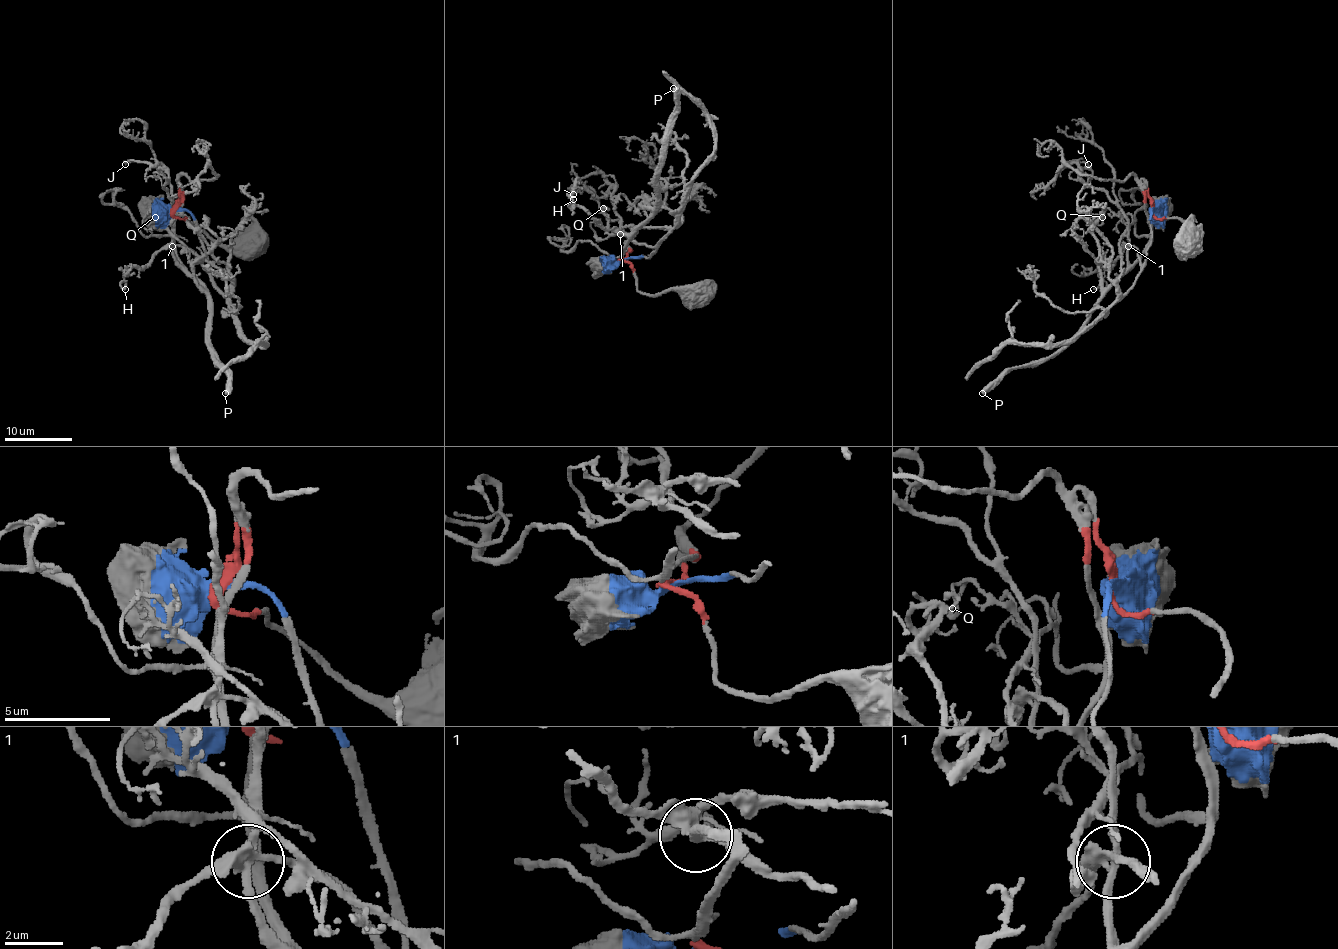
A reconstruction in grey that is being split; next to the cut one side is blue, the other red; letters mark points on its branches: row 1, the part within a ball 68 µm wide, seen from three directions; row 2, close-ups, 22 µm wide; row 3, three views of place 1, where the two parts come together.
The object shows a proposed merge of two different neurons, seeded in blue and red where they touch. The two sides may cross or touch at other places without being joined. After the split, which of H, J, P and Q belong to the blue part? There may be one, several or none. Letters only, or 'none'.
H, Q

